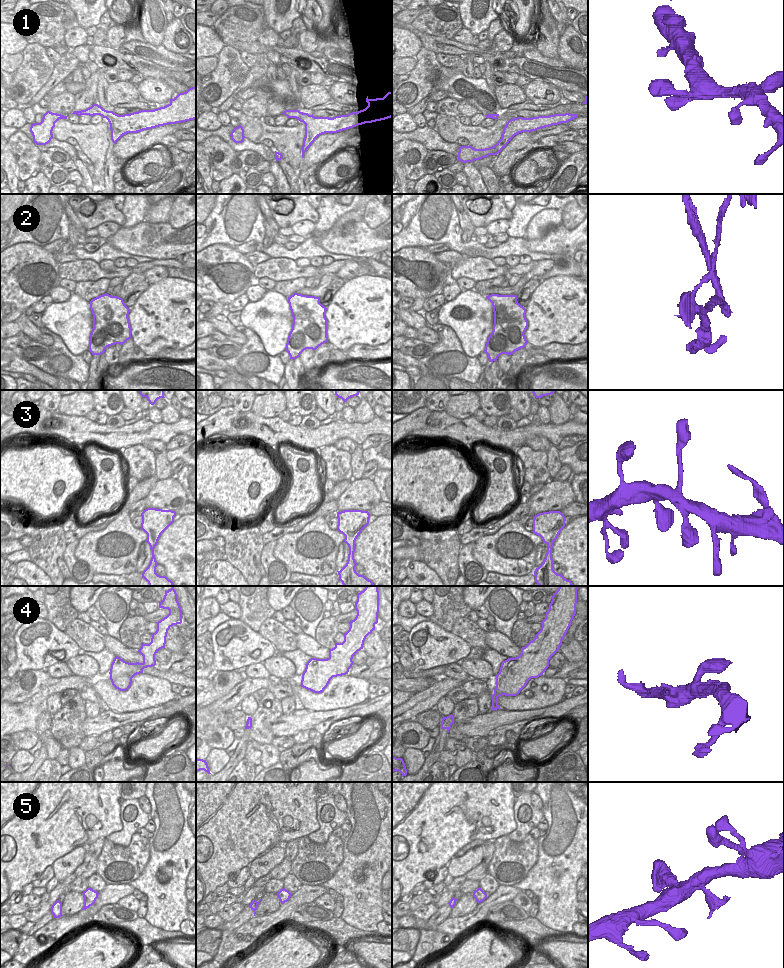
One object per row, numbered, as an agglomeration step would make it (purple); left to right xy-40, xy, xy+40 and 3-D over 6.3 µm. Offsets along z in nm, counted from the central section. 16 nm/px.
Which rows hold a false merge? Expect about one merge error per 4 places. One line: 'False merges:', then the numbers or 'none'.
False merges: 2.

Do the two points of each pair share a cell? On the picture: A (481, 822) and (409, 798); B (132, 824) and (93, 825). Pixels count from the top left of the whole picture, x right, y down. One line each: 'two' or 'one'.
A: one
B: two

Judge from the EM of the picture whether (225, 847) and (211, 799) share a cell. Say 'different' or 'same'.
same

